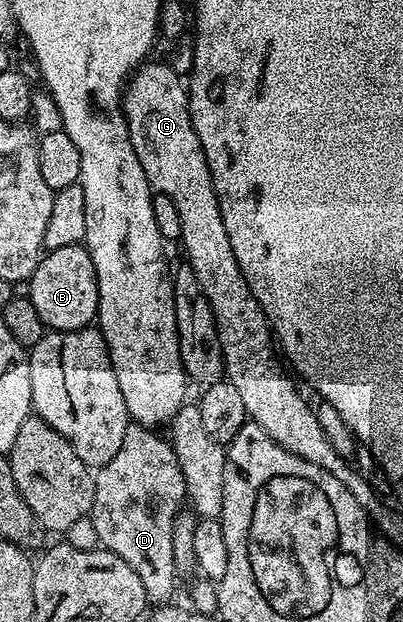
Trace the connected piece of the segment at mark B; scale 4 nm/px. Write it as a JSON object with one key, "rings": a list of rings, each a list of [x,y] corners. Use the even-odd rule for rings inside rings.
{"rings":[[[83,245],[47,251],[36,265],[30,285],[34,308],[38,308],[38,316],[49,331],[83,330],[91,323],[88,322],[91,318],[93,321],[97,317],[100,299],[98,280],[94,272],[94,260],[90,260]]]}

